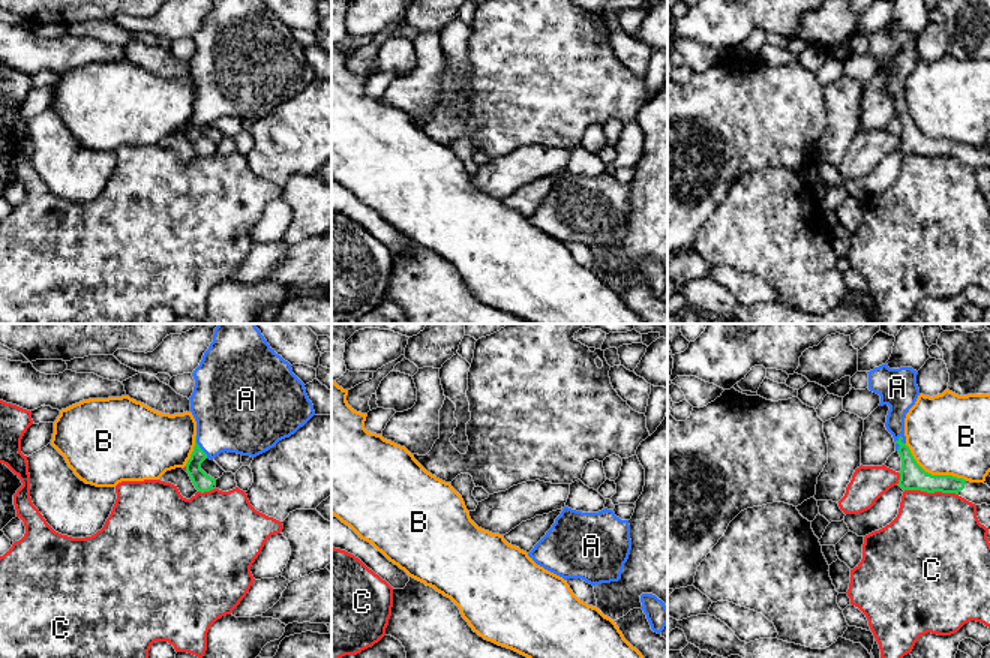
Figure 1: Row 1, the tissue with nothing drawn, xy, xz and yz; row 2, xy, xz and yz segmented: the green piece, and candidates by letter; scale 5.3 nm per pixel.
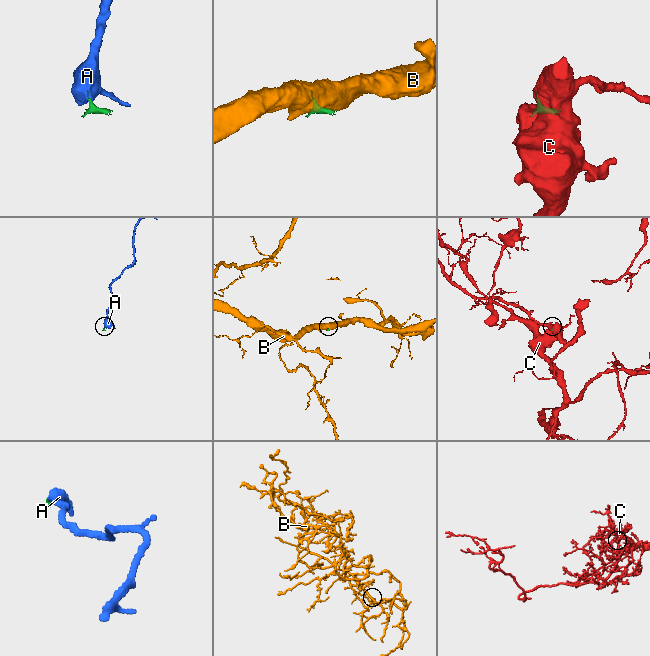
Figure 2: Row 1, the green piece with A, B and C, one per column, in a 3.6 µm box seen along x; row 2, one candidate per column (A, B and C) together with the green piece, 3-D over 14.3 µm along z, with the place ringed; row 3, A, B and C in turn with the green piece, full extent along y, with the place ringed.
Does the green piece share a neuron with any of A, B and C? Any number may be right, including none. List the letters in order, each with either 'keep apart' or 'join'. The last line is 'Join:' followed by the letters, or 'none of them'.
A: join
B: keep apart
C: keep apart
Join: A

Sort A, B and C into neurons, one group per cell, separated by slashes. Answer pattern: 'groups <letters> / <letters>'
groups A / B / C

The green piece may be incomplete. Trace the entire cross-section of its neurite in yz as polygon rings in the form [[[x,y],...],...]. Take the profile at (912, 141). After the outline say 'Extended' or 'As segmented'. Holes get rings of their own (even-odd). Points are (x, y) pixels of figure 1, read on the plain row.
[[[885,27],[867,37],[868,54],[880,60],[879,70],[890,70],[885,91],[892,99],[896,115],[902,121],[898,150],[903,154],[956,157],[975,169],[990,169],[987,148],[970,147],[952,139],[932,139],[916,127],[906,109],[904,82],[920,60],[918,36],[912,31],[890,33]]]. Extended

